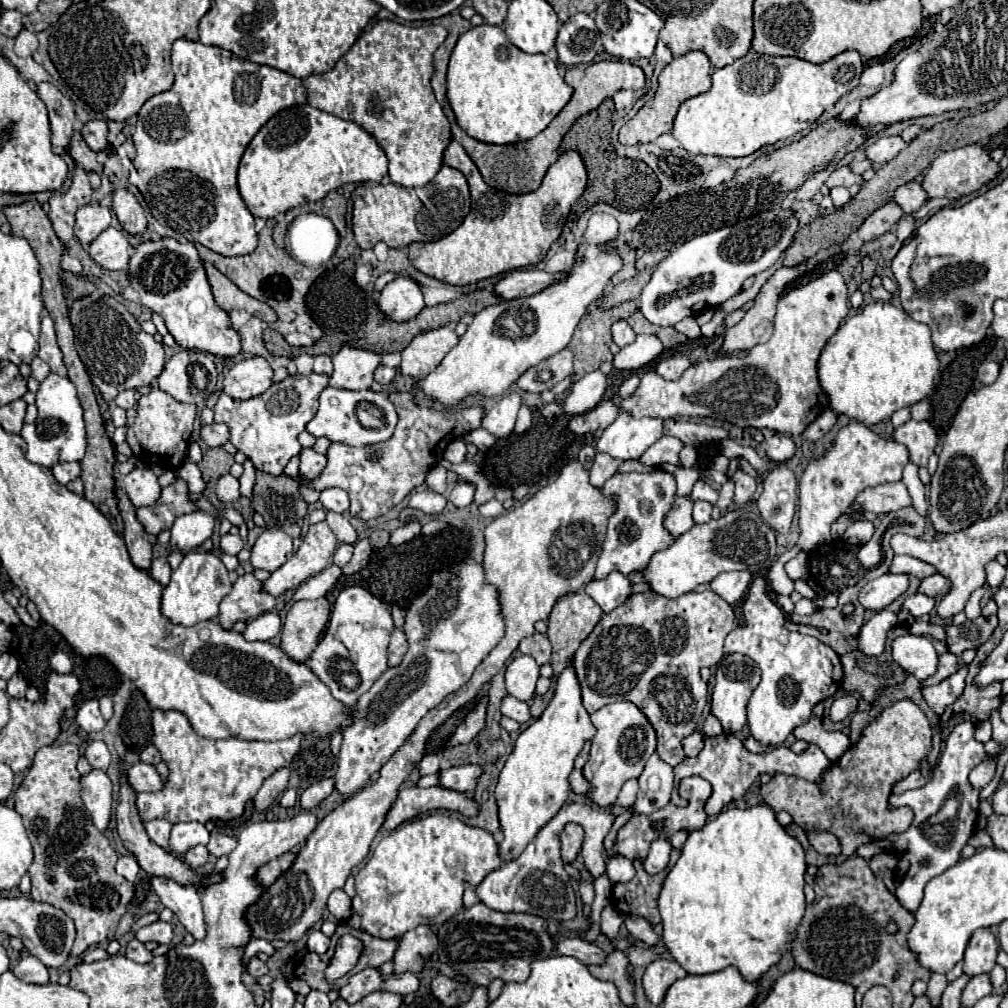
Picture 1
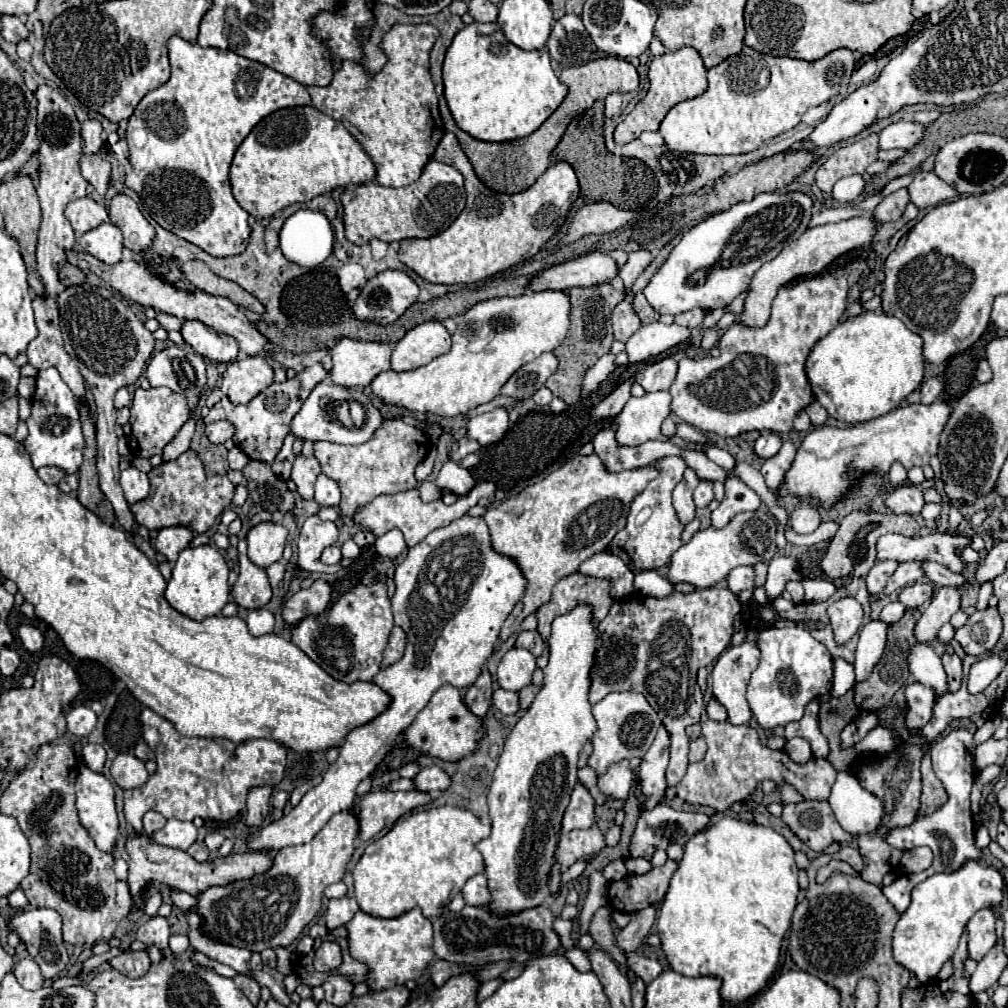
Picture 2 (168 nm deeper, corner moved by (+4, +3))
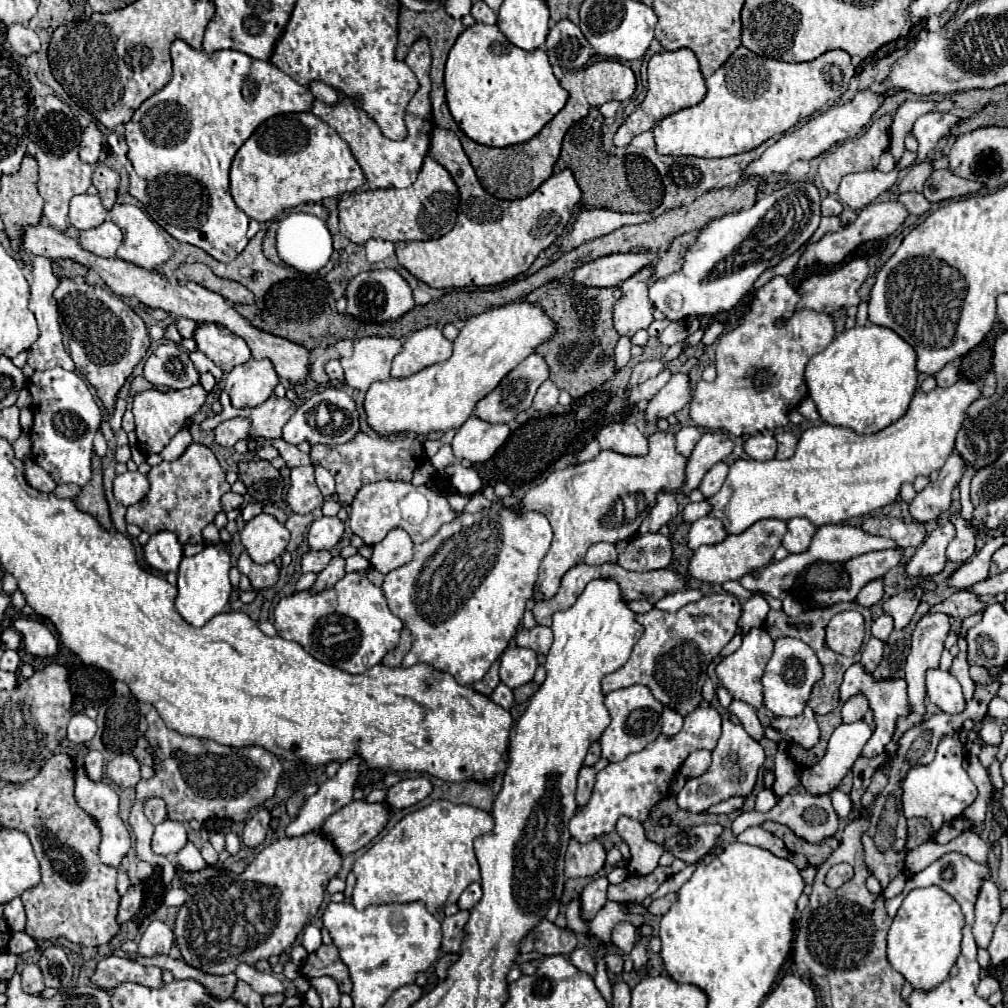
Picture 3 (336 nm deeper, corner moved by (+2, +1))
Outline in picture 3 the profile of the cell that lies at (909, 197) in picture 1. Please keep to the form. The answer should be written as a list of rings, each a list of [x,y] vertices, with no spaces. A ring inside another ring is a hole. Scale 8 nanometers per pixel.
[[[941,169],[941,171],[933,171],[931,177],[925,183],[923,193],[927,195],[927,199],[931,203],[939,203],[945,199],[953,199],[953,197],[963,197],[969,193],[979,191],[983,185],[971,179],[963,179],[959,175],[955,175],[949,169]]]

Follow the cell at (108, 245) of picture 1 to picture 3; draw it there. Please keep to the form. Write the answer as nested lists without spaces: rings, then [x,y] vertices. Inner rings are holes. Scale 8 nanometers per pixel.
[[[103,221],[99,227],[81,231],[79,245],[99,257],[115,257],[117,247],[121,245],[123,233],[113,221]]]

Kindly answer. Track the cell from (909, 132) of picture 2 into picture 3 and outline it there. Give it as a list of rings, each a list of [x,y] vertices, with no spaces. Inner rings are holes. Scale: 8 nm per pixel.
[[[931,111],[921,115],[915,125],[913,125],[913,135],[919,141],[919,159],[923,161],[927,157],[927,153],[931,149],[935,149],[935,145],[949,135],[949,131],[959,123],[961,119],[953,113],[939,113],[939,111]]]

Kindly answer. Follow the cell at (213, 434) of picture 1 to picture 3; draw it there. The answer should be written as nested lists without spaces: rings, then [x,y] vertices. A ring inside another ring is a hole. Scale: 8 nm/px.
[[[243,417],[227,419],[215,427],[215,439],[223,447],[233,447],[239,439],[249,437],[249,427],[251,427],[249,419],[243,419]]]

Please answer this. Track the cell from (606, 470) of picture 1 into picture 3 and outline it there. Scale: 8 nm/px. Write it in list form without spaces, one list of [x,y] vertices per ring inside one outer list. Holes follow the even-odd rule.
[[[609,423],[599,433],[601,449],[611,449],[621,455],[645,455],[647,439],[635,425],[627,423]]]

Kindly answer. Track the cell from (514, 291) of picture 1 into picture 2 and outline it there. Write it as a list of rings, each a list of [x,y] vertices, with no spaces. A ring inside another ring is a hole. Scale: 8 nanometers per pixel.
[[[587,253],[577,259],[553,265],[533,275],[527,289],[545,291],[545,289],[571,289],[571,287],[589,287],[607,283],[617,275],[619,267],[615,259],[607,253]]]

